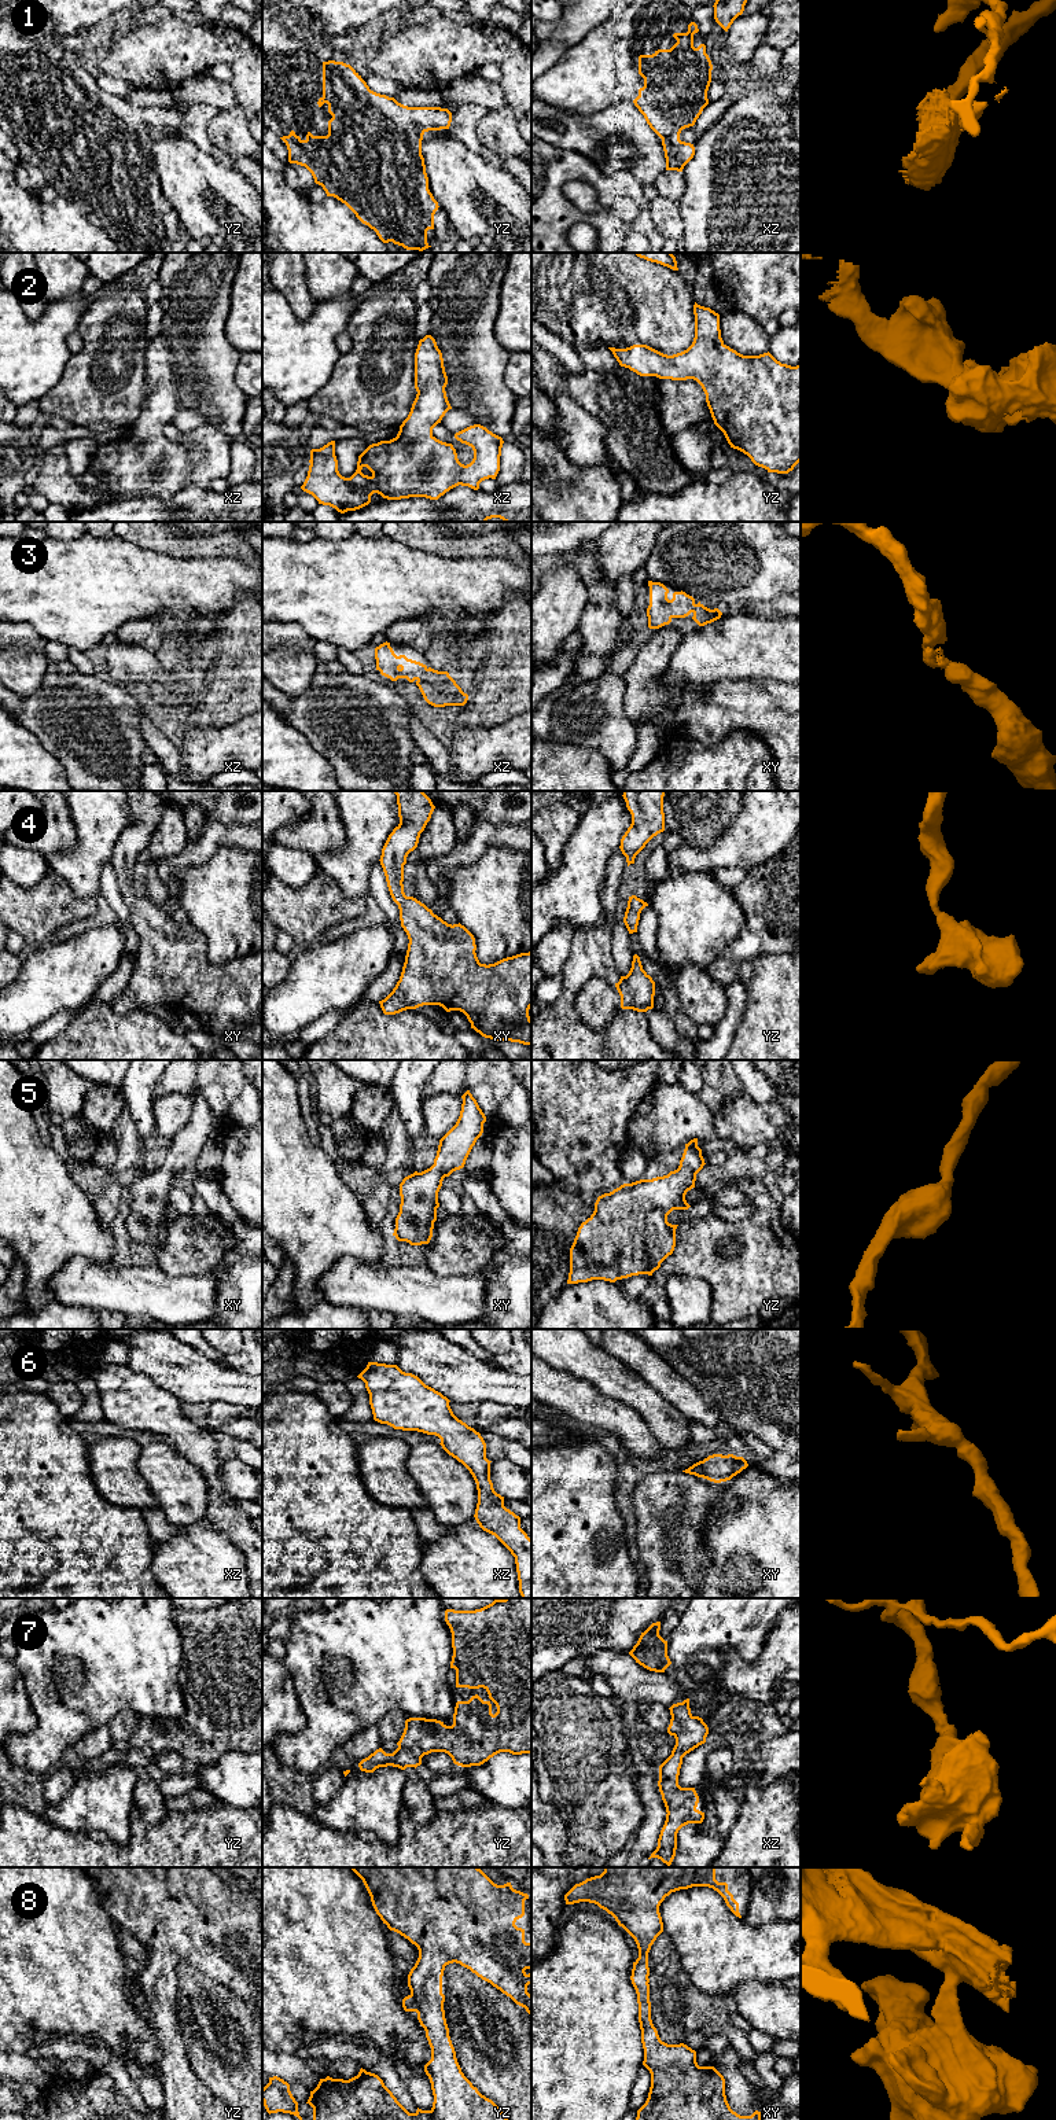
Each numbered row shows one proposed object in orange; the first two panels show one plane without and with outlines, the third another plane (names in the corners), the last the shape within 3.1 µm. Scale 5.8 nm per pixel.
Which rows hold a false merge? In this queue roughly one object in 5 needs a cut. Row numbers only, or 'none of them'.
none of them

